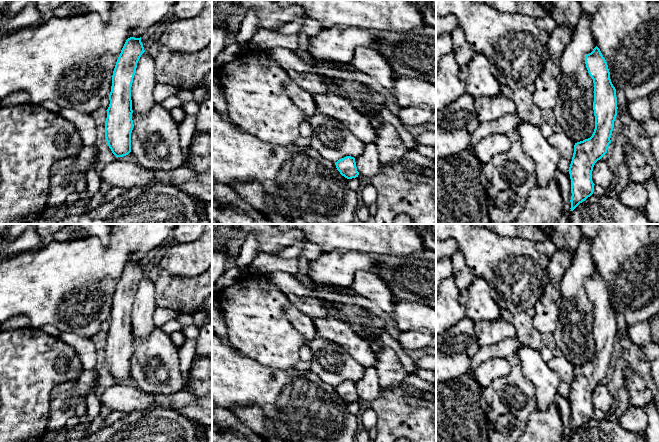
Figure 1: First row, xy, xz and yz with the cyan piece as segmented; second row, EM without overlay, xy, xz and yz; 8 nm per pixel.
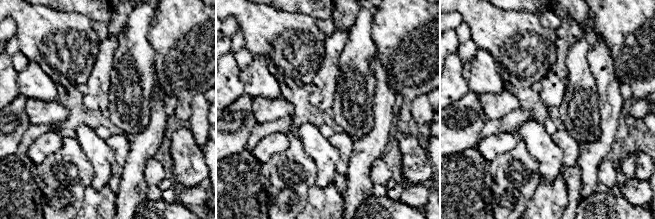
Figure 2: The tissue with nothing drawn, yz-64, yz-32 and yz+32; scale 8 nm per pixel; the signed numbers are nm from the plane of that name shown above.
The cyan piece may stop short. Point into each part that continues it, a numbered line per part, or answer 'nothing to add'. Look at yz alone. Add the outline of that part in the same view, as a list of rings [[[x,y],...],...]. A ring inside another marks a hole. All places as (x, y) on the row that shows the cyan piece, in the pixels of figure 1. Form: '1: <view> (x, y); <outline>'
nothing to add

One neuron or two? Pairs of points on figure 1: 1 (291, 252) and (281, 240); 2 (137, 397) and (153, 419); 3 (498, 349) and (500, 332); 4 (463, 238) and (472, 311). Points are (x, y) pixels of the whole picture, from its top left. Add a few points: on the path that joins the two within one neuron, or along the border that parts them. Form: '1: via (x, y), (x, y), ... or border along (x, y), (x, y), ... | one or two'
1: border along (304, 239), (279, 250), (274, 255) | two
2: border along (159, 406), (153, 409), (131, 411), (128, 413) | two
3: border along (514, 335), (494, 344), (480, 346) | two
4: border along (473, 276), (483, 278), (491, 286) | two

